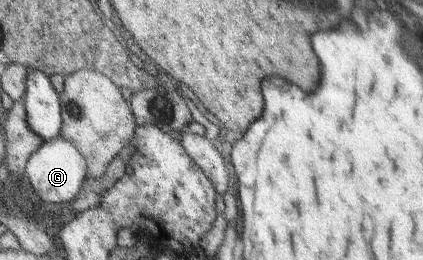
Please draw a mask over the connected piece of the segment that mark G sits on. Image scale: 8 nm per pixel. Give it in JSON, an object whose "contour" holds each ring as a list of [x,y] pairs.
{"contour":[[[60,136],[45,141],[41,148],[29,159],[26,166],[26,176],[32,192],[43,202],[69,204],[85,184],[88,166],[85,157],[80,154],[77,147],[67,139]]]}

